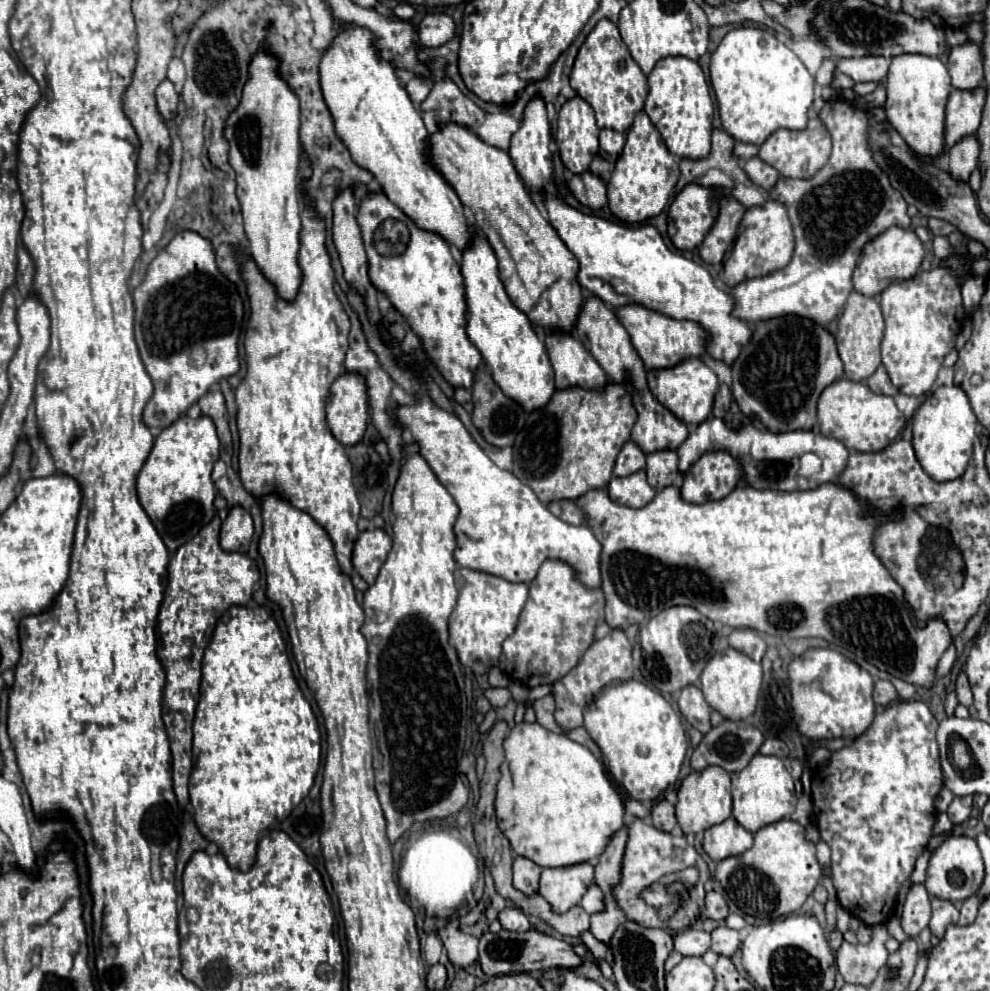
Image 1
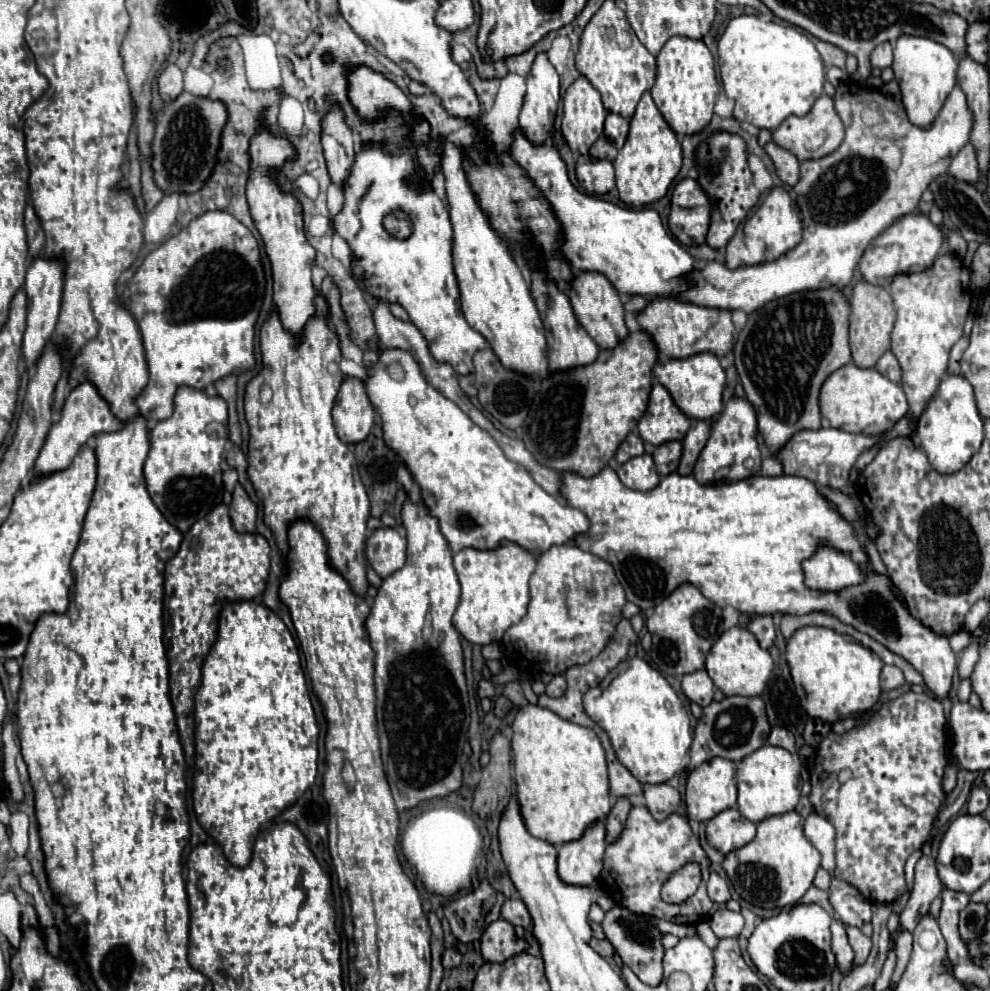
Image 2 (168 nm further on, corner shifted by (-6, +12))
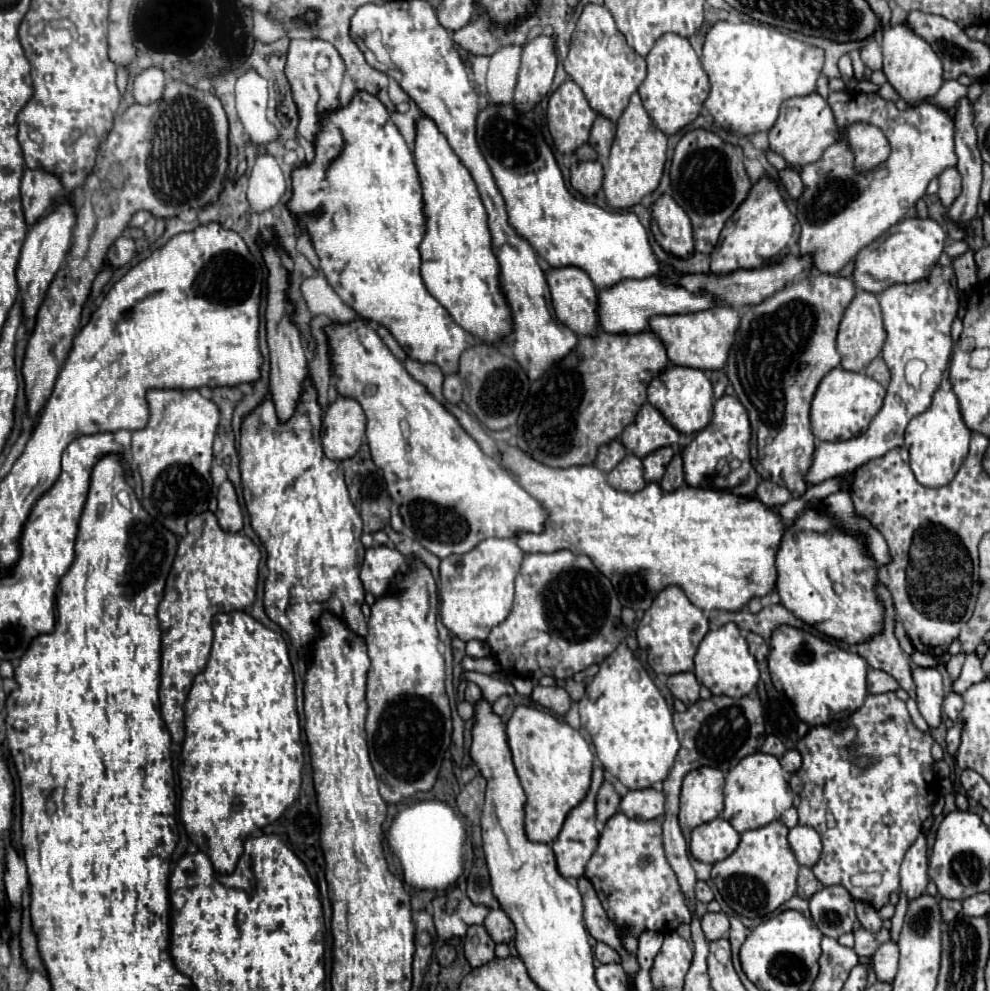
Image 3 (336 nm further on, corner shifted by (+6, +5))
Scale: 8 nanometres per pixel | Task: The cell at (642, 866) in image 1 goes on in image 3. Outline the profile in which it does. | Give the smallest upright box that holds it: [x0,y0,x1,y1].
[585,813,693,937]

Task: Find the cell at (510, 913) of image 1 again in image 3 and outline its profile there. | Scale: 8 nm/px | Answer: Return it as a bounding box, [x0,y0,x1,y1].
[485,909,515,943]

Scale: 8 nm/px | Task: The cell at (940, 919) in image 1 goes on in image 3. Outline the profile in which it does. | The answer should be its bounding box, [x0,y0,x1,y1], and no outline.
[939,899,961,921]

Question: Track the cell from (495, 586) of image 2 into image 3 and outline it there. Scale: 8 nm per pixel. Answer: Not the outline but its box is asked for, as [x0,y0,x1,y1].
[441,539,523,641]

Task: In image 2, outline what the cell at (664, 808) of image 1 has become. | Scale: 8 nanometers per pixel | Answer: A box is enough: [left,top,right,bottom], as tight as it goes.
[643,784,681,820]

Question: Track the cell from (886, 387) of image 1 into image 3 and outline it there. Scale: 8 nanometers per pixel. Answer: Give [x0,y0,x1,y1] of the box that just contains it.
[865,357,889,387]

